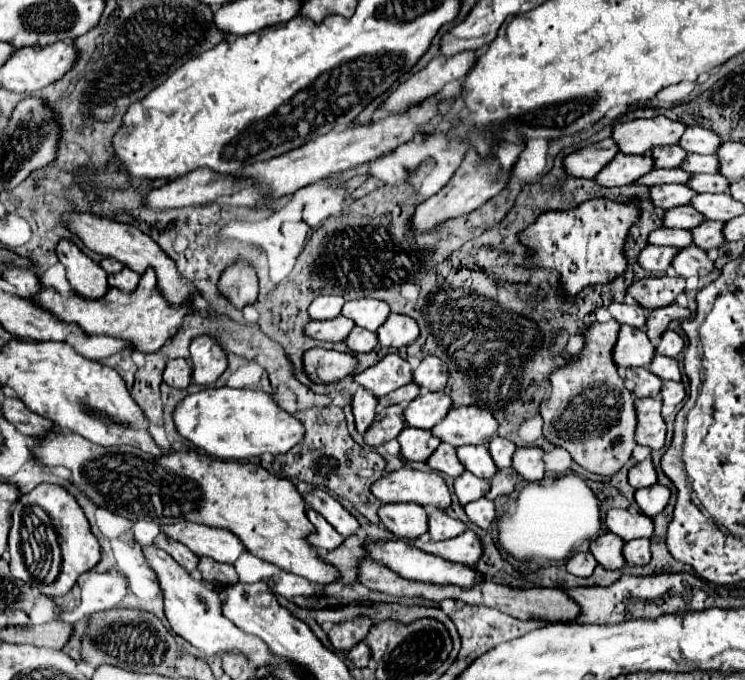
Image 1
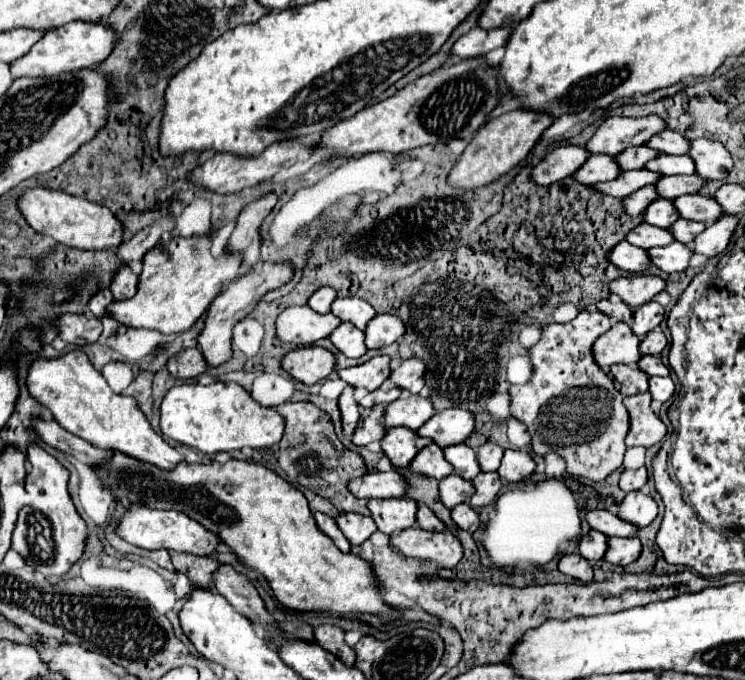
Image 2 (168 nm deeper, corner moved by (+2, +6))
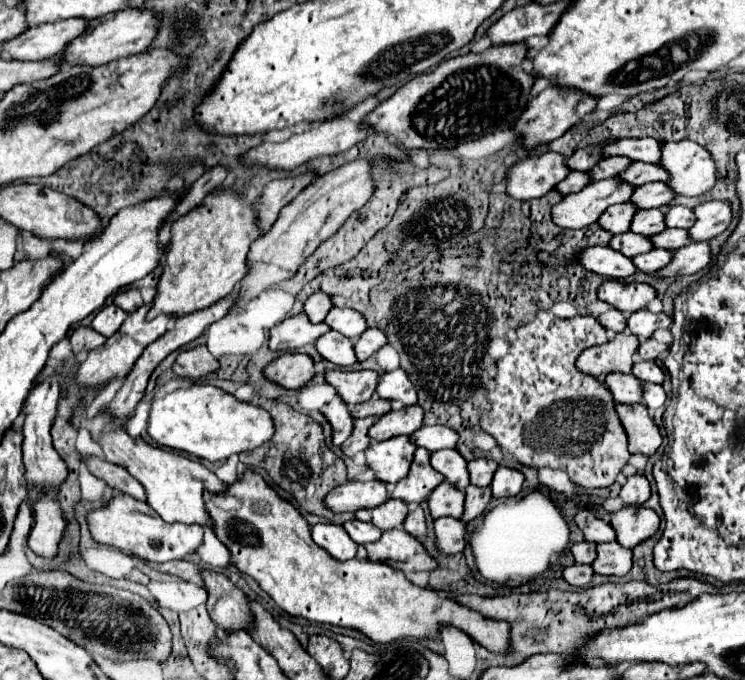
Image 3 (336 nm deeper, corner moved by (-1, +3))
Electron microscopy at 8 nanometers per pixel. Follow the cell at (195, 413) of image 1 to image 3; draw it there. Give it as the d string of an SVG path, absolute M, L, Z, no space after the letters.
M199 384L153 400L147 424L147 434L159 446L187 452L209 462L227 460L231 454L253 450L273 436L273 424L267 410L241 402L215 386Z

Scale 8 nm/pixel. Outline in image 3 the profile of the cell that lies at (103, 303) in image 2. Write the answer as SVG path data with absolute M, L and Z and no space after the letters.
M111 304L111 306L105 306L105 308L101 308L97 312L97 316L93 318L91 326L99 334L103 334L105 338L109 338L113 332L117 332L117 328L123 324L125 318L127 318L127 314L121 308L117 308L115 304Z

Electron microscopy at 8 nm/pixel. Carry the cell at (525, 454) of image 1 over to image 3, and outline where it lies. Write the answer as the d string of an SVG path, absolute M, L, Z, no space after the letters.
M497 468L495 476L493 476L493 482L491 482L491 492L493 492L493 498L509 498L509 496L517 496L523 488L523 474L517 472L517 470L511 470L511 468Z

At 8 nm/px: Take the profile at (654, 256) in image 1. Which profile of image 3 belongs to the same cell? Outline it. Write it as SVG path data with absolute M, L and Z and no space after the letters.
M593 246L585 248L575 256L577 264L581 264L585 270L601 274L605 278L623 280L631 274L635 274L635 266L627 256L621 256L621 252L611 252L607 246Z

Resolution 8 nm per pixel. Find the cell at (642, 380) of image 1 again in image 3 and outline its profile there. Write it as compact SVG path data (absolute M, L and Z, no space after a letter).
M613 372L607 376L607 388L613 394L615 402L621 404L639 404L641 402L641 382L631 374Z

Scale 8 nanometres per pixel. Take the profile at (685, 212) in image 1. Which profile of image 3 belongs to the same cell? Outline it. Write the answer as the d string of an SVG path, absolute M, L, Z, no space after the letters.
M653 208L653 210L635 212L629 230L635 232L635 234L641 234L641 236L651 236L651 234L663 232L663 230L665 230L665 224L663 224L663 210Z

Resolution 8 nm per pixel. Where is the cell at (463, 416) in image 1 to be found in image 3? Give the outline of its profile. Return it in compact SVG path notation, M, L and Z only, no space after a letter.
M423 426L417 432L413 432L413 436L409 440L413 440L415 446L419 446L419 448L435 452L435 450L443 450L443 448L455 448L457 436L451 428Z

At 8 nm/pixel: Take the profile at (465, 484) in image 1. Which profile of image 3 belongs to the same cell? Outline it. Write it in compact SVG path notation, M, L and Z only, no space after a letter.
M441 482L429 496L429 510L433 518L441 516L451 516L451 518L461 518L463 514L463 502L465 494L457 488L451 488L447 482Z

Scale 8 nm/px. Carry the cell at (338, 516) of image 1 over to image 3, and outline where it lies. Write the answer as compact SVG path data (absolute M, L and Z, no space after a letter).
M349 520L345 522L345 530L347 534L357 542L357 544L369 544L381 538L381 530L375 524L369 522L359 522L359 520Z

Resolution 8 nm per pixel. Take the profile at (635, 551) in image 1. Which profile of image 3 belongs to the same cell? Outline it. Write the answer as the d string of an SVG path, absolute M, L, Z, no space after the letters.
M617 542L597 544L597 558L591 568L601 576L625 576L631 570L631 556L631 550L619 548Z

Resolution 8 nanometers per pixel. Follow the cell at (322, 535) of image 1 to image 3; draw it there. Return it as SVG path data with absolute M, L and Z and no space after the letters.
M315 524L311 538L317 546L325 548L335 560L351 560L357 554L357 544L347 536L343 526L337 524Z

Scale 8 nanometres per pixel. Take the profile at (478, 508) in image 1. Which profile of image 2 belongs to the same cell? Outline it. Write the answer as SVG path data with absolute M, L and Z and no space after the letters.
M468 503L456 505L452 509L452 519L458 523L458 527L462 527L466 531L476 531L482 525L478 511L472 505L468 505Z

